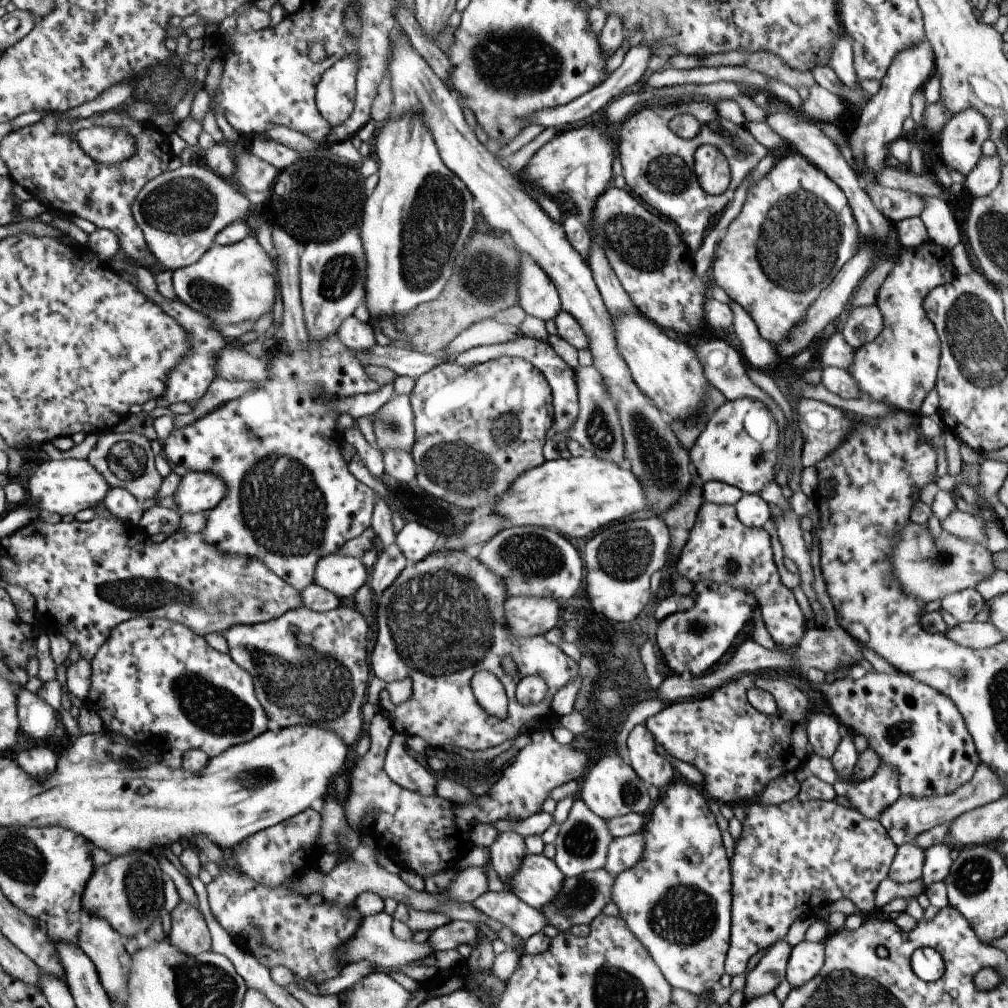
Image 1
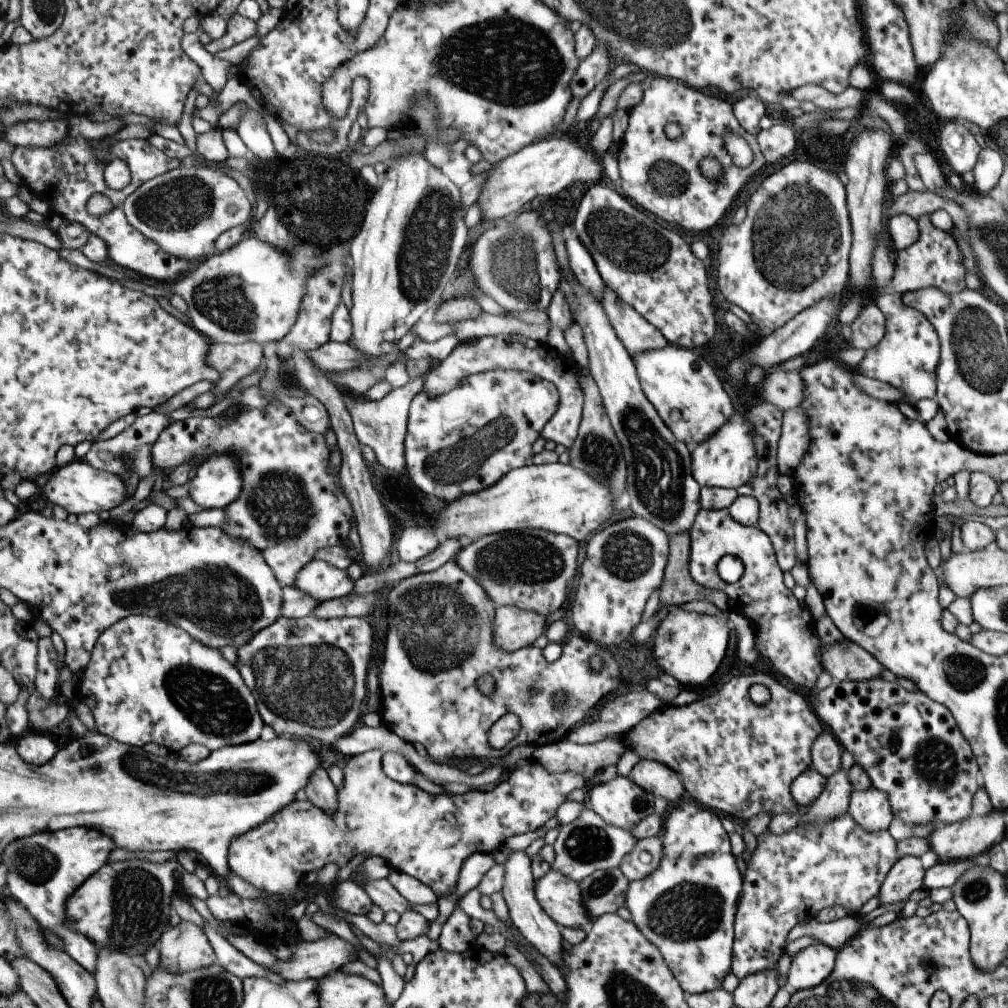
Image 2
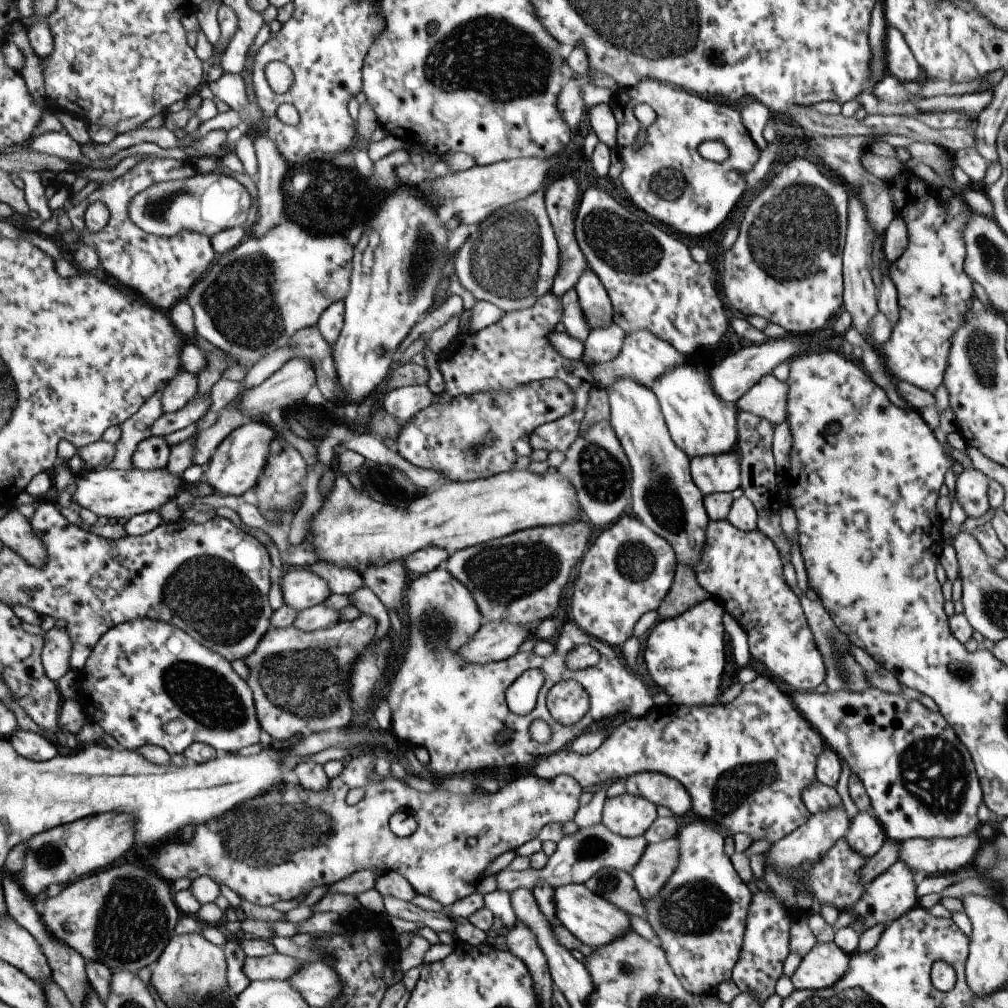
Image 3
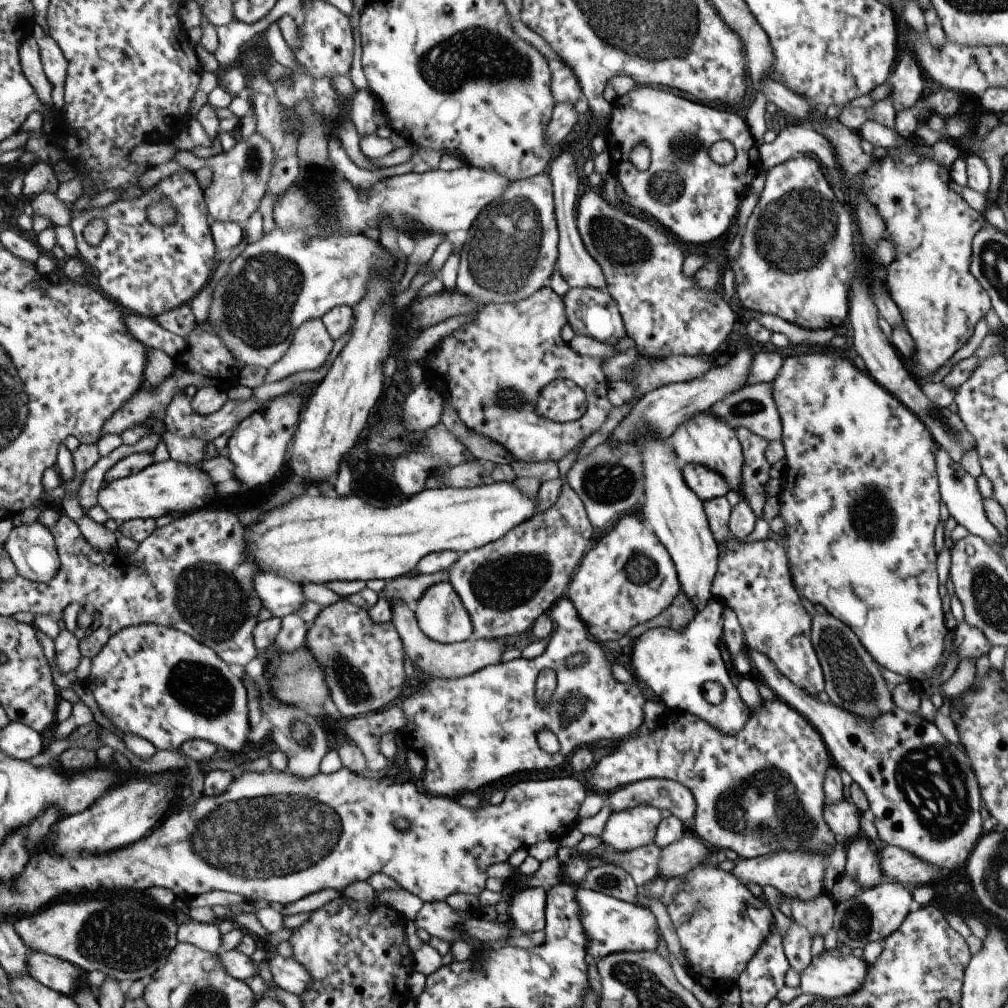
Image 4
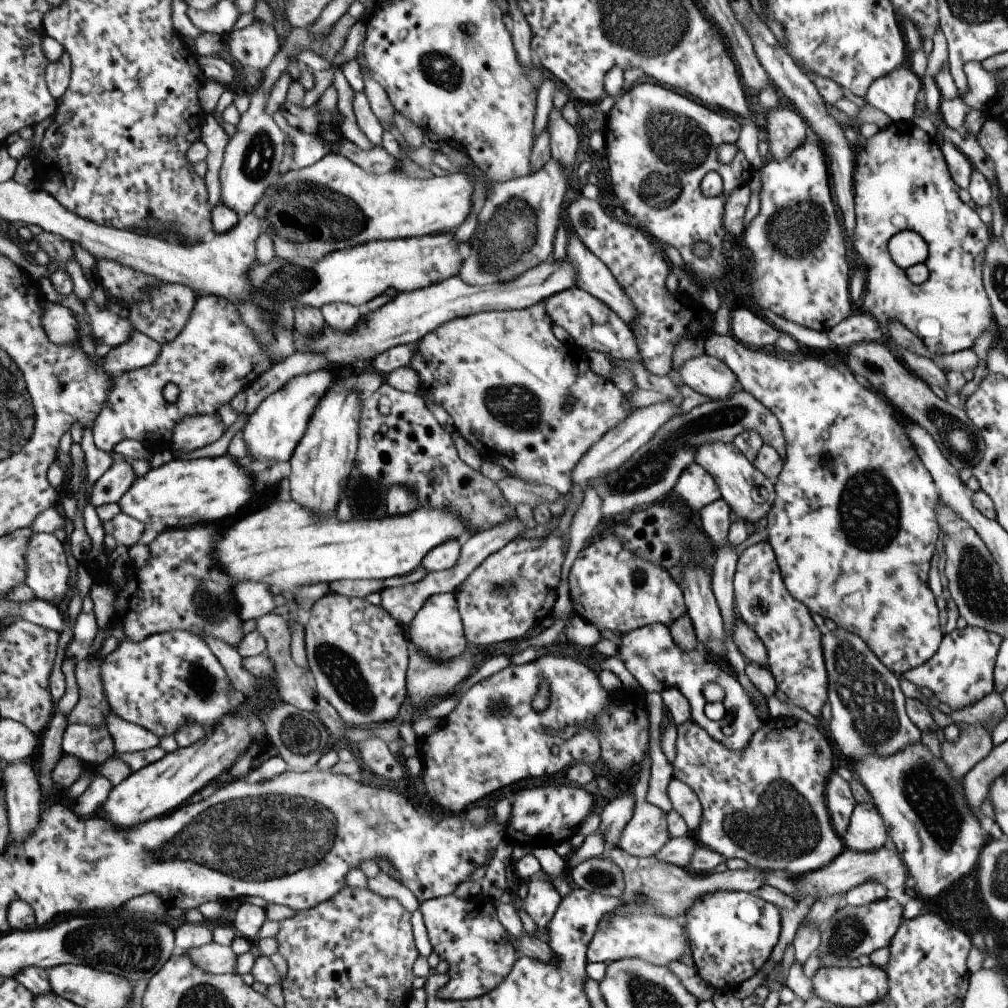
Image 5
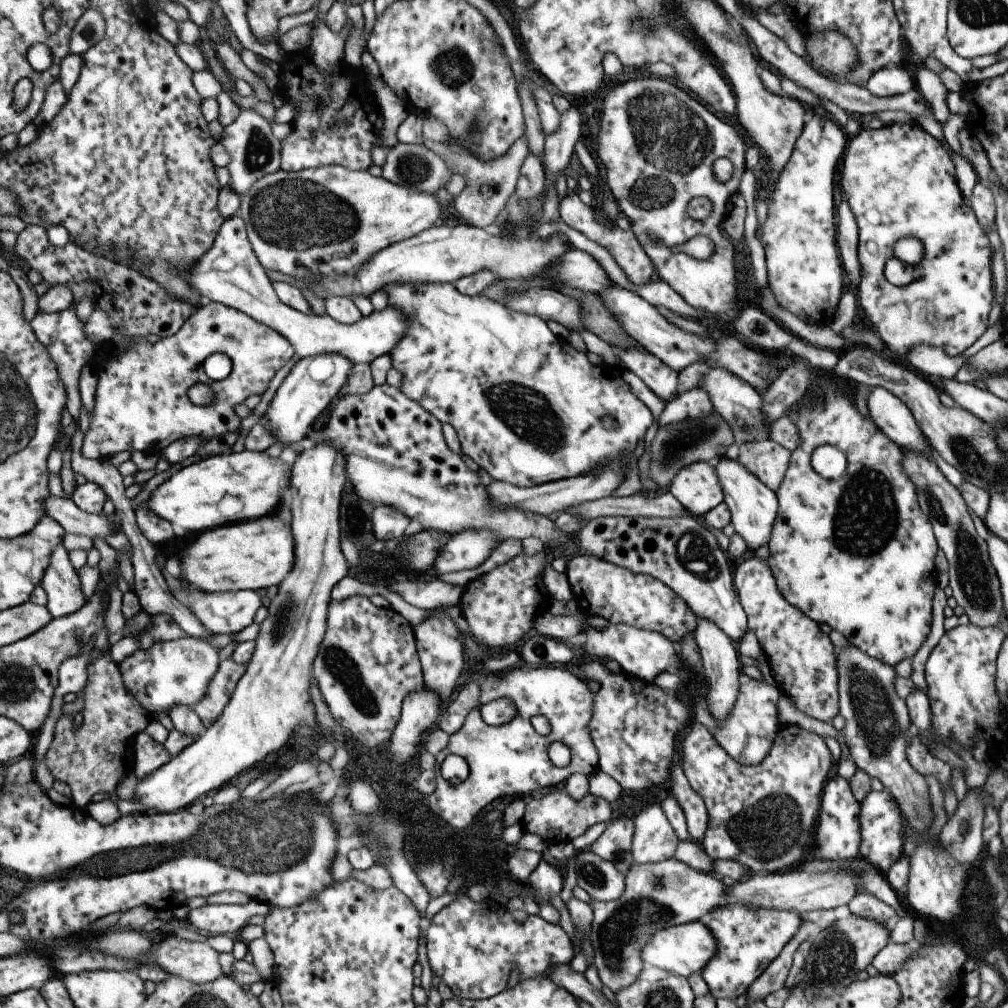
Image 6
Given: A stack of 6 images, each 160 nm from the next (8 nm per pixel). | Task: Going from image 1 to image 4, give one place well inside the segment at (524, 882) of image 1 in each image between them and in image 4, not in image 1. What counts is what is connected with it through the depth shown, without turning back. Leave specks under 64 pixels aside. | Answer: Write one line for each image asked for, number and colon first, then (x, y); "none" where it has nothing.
2: (559, 897)
3: (592, 920)
4: (611, 926)

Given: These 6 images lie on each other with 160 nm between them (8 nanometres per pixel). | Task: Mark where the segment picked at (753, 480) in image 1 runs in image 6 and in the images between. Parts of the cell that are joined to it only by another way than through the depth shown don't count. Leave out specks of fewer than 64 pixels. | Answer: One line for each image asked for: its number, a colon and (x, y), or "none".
2: (726, 459)
3: (710, 474)
4: (705, 483)
5: (695, 488)
6: (696, 487)

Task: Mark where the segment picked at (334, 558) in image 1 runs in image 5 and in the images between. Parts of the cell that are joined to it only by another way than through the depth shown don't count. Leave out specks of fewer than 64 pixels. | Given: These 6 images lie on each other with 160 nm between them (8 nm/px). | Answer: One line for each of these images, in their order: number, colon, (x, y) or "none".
2: (323, 581)
3: (301, 588)
4: (280, 596)
5: (256, 600)

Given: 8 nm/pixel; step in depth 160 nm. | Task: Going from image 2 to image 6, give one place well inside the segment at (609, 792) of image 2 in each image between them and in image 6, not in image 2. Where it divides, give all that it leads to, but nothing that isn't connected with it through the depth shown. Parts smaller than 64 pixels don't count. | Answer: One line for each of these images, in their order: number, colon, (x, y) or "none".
3: (628, 816)
4: (628, 829)
5: (645, 832)
6: (653, 840)

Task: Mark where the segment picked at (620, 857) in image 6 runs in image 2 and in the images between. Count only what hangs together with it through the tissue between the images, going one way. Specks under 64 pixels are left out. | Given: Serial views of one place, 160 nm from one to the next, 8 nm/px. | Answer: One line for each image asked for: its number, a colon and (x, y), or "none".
2: (656, 779)
3: (659, 789)
4: (660, 793)
5: (615, 814)

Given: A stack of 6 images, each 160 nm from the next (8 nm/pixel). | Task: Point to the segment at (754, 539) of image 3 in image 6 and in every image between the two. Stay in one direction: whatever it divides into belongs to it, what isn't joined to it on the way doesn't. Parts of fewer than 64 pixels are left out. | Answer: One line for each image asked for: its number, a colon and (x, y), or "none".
4: (752, 579)
5: (791, 640)
6: (801, 658)

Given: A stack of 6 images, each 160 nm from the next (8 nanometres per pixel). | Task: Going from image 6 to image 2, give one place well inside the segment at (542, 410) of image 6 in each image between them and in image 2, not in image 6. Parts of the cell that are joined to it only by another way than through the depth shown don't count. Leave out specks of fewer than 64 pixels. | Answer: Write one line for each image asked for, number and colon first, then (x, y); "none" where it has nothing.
2: (511, 352)
3: (513, 351)
4: (494, 369)
5: (505, 379)

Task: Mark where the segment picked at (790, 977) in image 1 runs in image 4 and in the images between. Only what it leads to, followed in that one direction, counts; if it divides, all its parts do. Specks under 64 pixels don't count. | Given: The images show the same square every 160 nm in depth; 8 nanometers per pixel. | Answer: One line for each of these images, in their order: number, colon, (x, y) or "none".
2: (809, 967)
3: (825, 964)
4: (830, 974)

